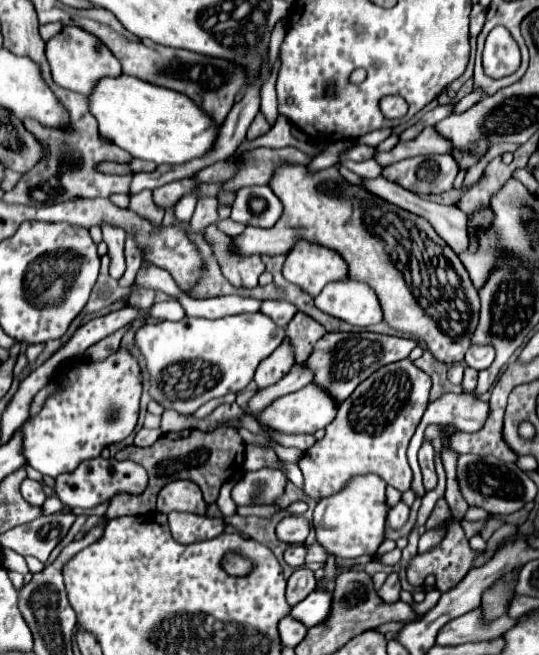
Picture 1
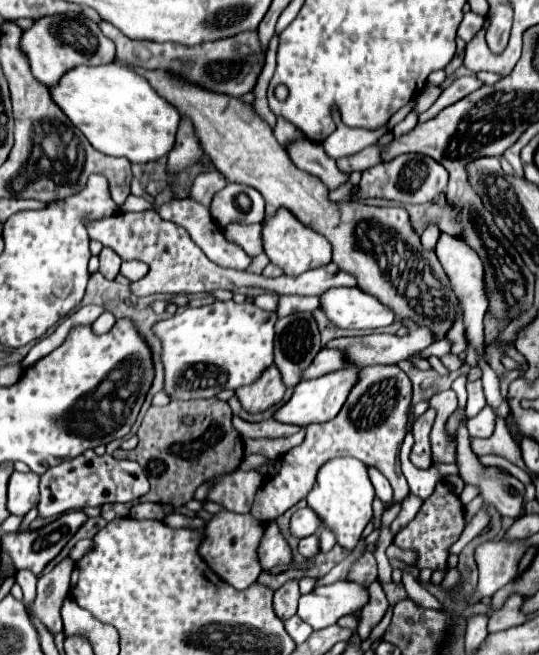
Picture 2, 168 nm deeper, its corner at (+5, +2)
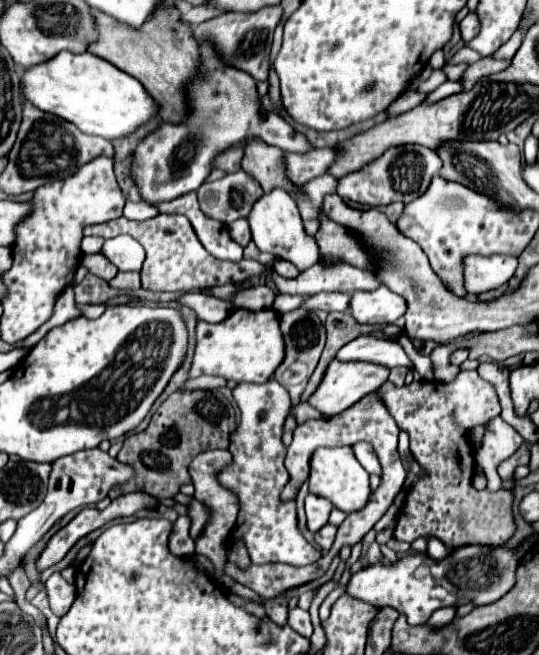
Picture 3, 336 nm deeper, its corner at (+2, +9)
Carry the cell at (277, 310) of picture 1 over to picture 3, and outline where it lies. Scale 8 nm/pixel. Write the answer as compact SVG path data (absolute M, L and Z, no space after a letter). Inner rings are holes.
M319 292L315 296L309 296L305 300L305 308L309 310L325 310L325 312L347 312L351 294L341 294L341 292Z

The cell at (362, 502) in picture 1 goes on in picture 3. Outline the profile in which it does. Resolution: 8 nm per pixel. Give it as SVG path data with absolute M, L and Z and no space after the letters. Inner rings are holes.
M349 446L345 448L319 448L311 454L311 472L309 472L309 492L323 496L333 502L335 508L351 514L361 510L369 500L369 474L353 458Z

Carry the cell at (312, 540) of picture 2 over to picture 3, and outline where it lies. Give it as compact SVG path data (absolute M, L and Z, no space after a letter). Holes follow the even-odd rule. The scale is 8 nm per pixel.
M331 524L323 526L323 528L315 534L315 542L319 544L319 548L321 548L323 552L327 552L327 550L331 548L331 544L333 544L333 540L335 540L335 534L337 534L337 526L331 526Z

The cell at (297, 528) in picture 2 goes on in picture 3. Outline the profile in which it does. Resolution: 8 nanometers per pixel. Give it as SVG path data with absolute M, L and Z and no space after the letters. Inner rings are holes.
M307 494L305 498L305 512L307 512L307 526L311 532L317 532L319 528L323 528L329 520L329 512L331 512L333 504L327 498L315 496L315 494Z

